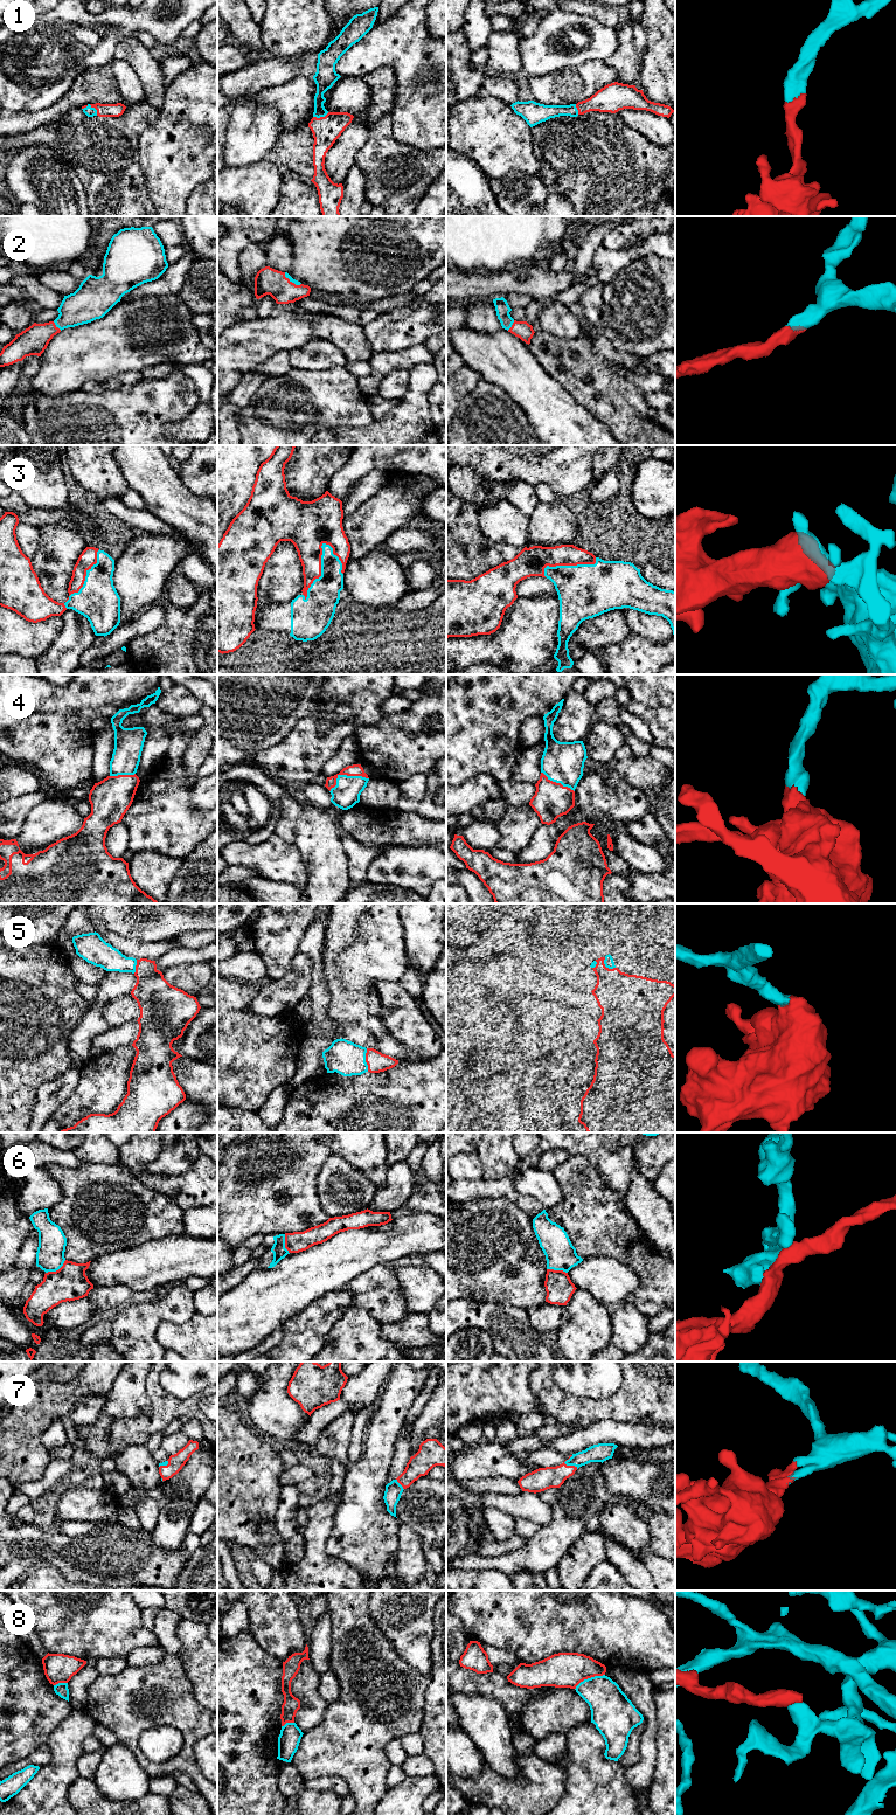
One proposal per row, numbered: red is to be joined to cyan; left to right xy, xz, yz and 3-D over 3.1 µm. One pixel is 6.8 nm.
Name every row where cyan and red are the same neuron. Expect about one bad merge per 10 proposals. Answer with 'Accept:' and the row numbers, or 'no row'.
Accept: 1, 2, 3, 4, 5, 7

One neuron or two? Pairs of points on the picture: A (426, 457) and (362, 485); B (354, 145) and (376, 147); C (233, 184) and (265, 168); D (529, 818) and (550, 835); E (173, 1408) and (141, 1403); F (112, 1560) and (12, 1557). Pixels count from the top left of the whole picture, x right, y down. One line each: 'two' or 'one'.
A: two
B: two
C: one
D: two
E: two
F: one

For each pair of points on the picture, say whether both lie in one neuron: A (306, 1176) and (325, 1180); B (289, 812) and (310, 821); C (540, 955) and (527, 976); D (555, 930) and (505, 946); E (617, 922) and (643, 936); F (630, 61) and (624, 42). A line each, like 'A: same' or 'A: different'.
A: different
B: different
C: different
D: same
E: different
F: same

